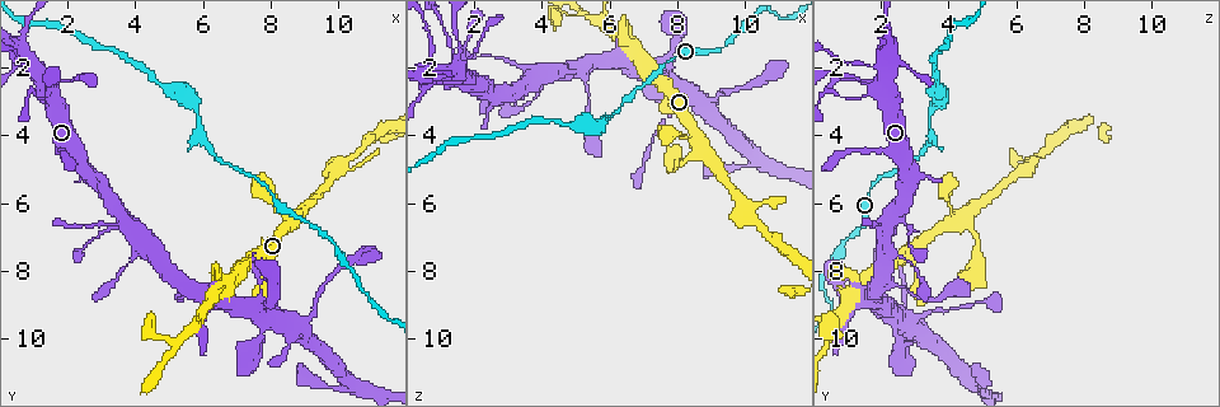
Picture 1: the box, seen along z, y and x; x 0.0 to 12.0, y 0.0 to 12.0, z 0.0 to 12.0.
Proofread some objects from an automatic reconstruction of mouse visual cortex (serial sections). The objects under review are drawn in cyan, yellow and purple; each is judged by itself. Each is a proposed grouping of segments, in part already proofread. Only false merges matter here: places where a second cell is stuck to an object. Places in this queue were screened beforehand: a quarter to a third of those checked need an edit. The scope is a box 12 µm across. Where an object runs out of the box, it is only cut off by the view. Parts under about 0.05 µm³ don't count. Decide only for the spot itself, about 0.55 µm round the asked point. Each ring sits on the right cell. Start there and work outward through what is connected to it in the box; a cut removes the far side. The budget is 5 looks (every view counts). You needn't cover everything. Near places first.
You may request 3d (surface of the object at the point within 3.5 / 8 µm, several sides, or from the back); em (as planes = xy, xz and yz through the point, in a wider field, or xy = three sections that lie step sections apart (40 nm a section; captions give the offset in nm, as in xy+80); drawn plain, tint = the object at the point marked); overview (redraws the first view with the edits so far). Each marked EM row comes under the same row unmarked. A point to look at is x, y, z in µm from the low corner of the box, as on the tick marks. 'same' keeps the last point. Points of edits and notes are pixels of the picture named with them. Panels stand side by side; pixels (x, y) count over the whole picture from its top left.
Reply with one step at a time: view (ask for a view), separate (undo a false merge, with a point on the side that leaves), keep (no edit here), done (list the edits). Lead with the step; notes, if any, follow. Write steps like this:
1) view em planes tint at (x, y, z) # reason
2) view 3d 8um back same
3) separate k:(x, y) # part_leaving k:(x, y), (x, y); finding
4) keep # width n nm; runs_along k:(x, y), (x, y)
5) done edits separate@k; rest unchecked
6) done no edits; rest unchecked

view 3d 3.5um at (1.3, 2.9, 1.3) # calibre changes

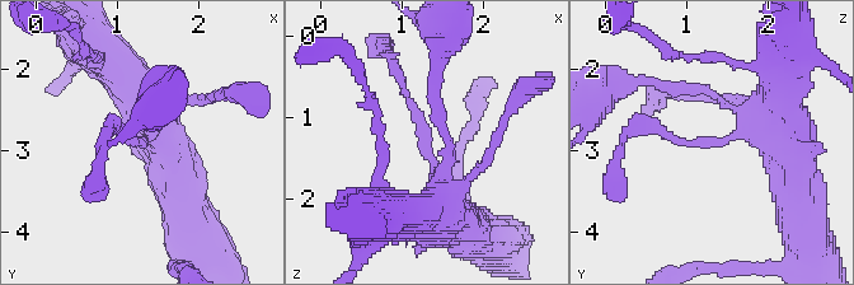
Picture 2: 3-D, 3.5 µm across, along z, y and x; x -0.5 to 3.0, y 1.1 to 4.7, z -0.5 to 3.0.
view em xy step 3 tint at (1.25, 2.90, 1.30) # shape alone is not enough

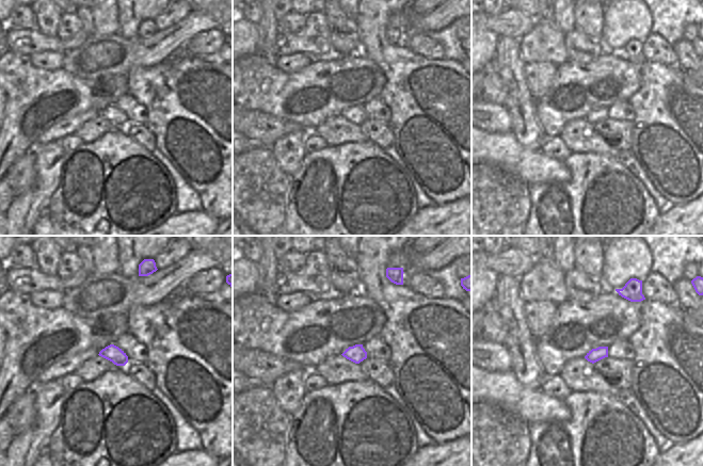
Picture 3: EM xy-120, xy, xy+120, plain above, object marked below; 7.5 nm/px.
view em xy step 5 tint same

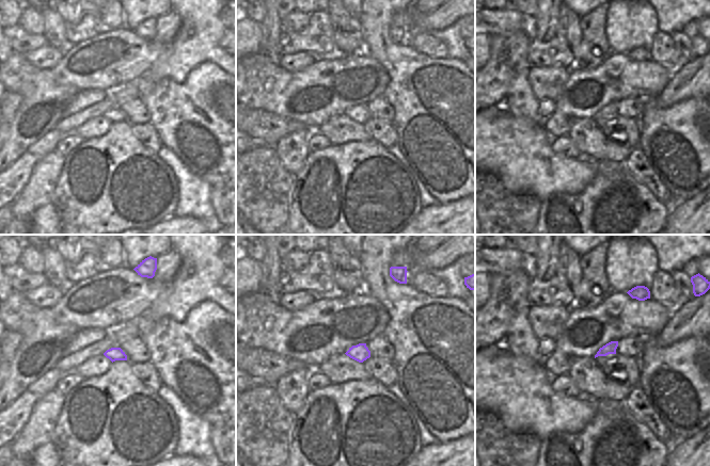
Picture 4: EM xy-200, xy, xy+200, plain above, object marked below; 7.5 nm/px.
keep # runs_along 2:(447, 214), (397, 70); continuous, no second cell

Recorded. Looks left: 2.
view 3d 3.5um back at (8.6, 9.6, 3.0) # four-way junction

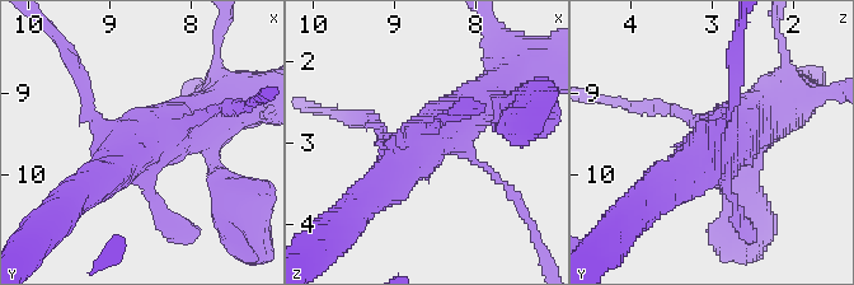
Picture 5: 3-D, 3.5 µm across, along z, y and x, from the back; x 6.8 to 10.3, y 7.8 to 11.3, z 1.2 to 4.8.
view em planes tint at (8.55, 9.55, 3.00) # now the EM

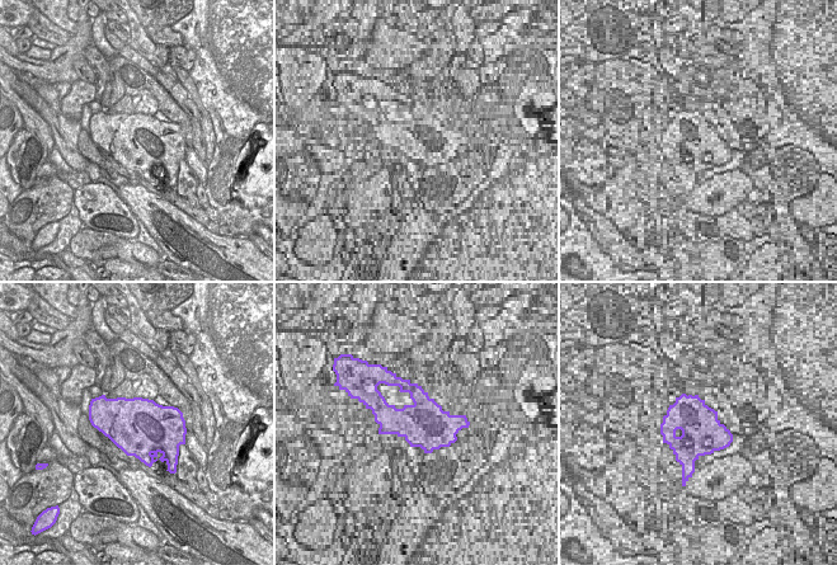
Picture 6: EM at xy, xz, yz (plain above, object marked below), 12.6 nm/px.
keep # runs_along 5:(496, 92), (421, 146), (375, 192); all the same cell

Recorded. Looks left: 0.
done no edits; rest unchecked

